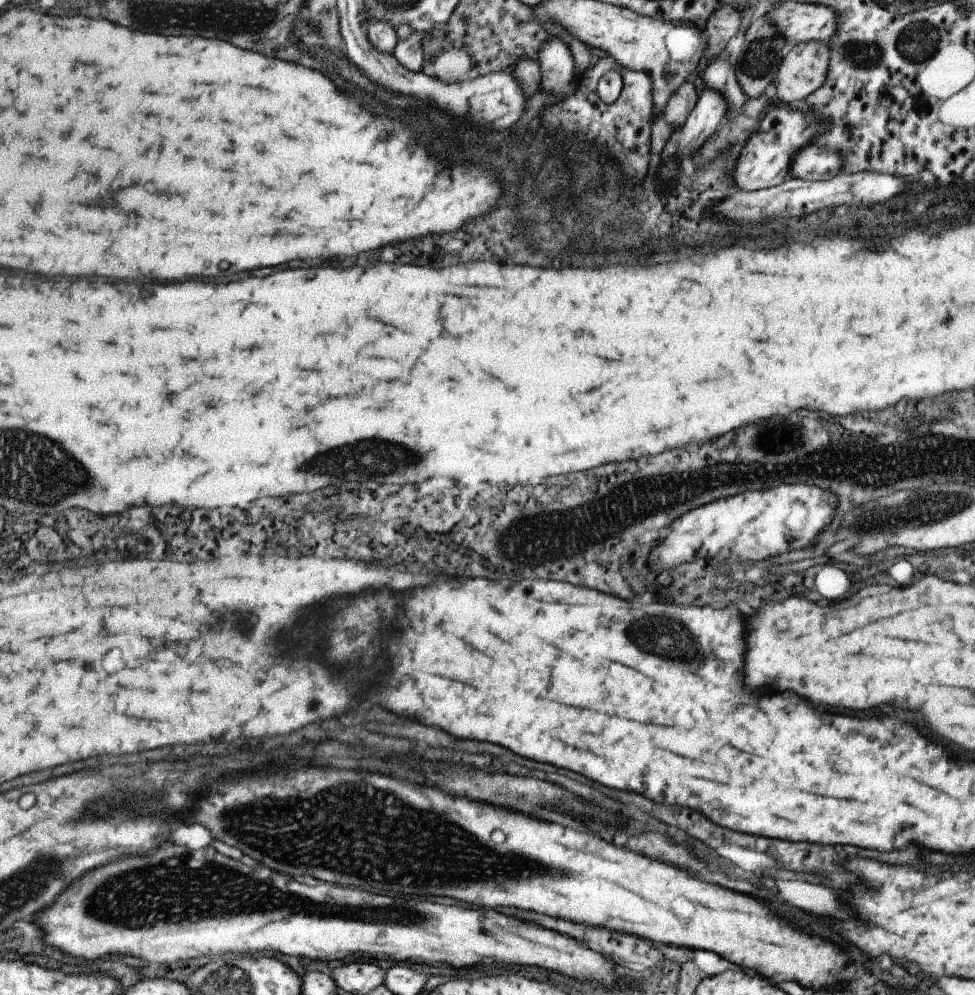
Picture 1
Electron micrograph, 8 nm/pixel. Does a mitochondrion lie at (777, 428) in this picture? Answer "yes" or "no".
yes

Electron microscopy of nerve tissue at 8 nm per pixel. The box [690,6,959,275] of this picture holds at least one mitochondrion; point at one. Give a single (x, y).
(760, 56)

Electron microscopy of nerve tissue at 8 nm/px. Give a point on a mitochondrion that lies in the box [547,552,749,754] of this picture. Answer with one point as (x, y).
(662, 636)

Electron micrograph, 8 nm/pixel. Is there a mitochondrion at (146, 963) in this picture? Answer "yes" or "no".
no

